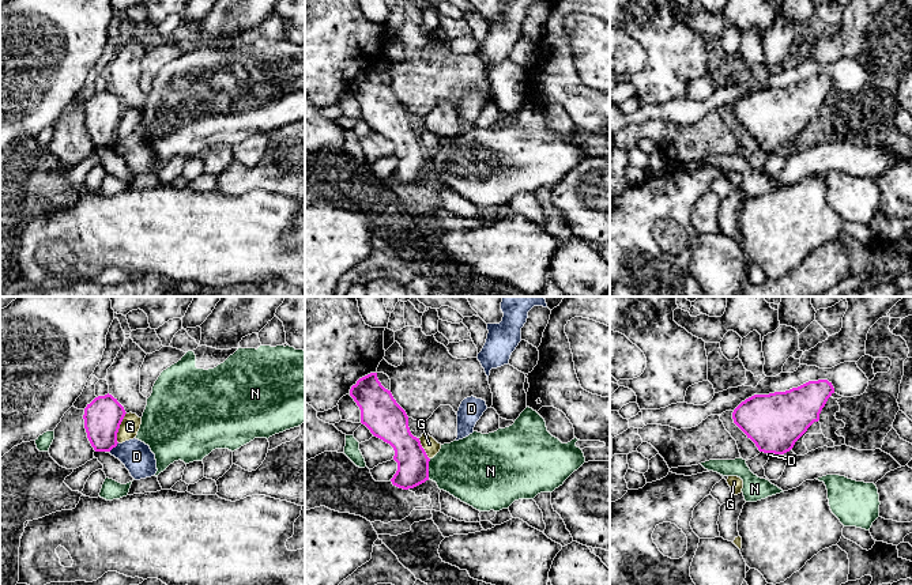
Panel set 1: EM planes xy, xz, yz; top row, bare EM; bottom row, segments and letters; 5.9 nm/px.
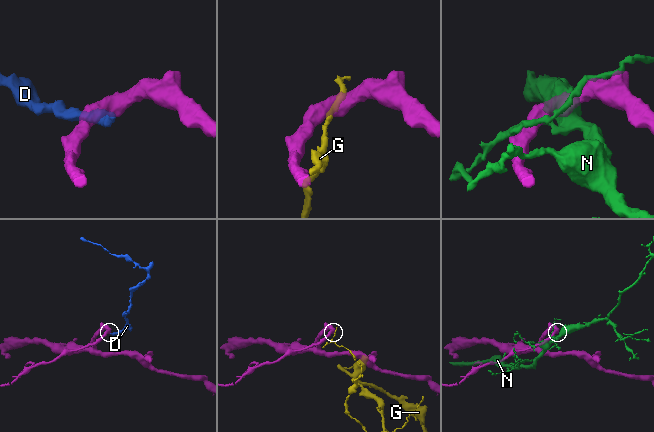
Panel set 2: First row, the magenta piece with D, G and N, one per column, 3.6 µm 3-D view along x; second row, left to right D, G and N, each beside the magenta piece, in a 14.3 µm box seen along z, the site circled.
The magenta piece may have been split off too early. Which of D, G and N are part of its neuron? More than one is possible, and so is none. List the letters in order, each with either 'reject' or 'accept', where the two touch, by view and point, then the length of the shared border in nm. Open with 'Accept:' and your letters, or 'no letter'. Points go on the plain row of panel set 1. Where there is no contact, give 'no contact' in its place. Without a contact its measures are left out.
Accept: D
D: accept; contact xy (113, 142); length 80 nm
G: reject; contact xy (119, 123); length 190 nm
N: reject; contact xz (428, 163); length 120 nm

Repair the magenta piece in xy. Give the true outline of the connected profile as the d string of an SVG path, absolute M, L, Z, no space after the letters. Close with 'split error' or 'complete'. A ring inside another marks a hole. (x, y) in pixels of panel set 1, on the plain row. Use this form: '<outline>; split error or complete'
M112 90L95 93L84 103L87 133L95 147L109 147L118 154L135 176L151 173L158 165L150 141L136 133L117 137L125 109L124 102Z; split error

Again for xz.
M377 68L359 73L351 82L350 91L361 105L361 118L395 146L397 166L391 174L392 180L408 185L429 176L430 154L419 133L411 129L406 106L381 80Z; complete

